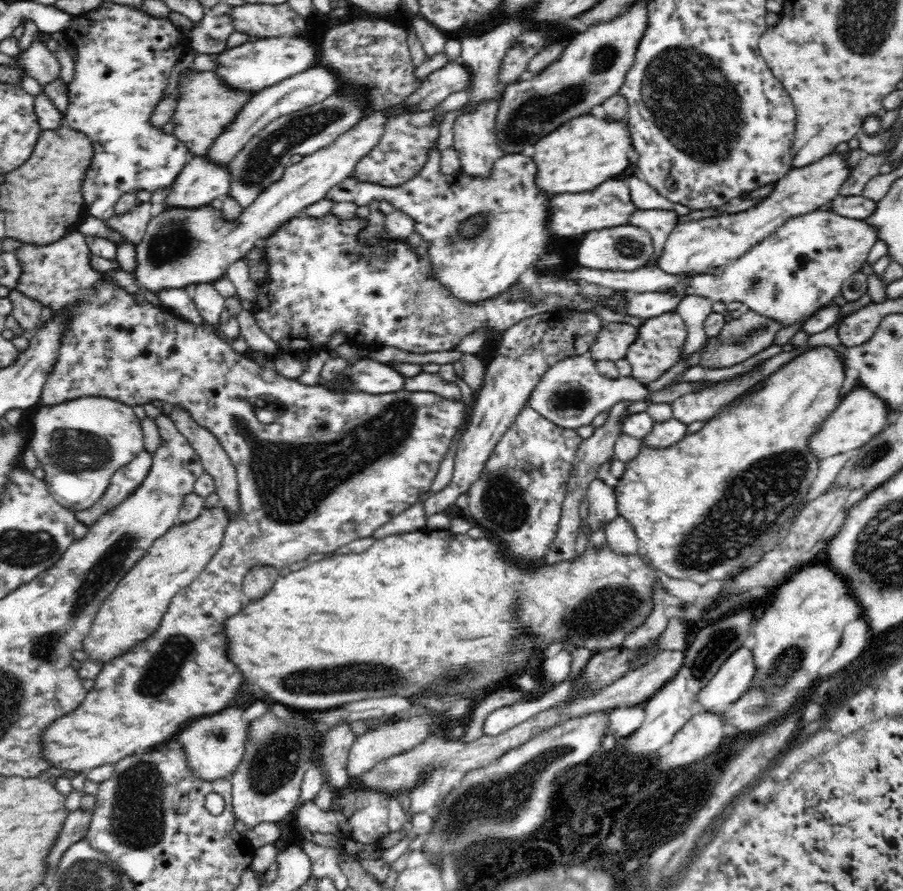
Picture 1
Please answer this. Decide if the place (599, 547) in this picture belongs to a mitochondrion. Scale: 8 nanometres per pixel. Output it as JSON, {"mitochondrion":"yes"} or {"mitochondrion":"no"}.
{"mitochondrion":"no"}

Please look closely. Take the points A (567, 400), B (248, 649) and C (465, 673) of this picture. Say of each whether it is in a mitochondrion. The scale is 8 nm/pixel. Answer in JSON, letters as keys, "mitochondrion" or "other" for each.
{"A":"mitochondrion","B":"other","C":"mitochondrion"}

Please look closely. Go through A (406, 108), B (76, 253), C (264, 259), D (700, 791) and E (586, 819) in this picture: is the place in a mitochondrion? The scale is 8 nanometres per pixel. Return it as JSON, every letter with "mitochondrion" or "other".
{"A":"other","B":"other","C":"other","D":"other","E":"other"}

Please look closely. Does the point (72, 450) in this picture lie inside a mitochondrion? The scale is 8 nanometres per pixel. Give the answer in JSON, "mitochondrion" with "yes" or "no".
{"mitochondrion":"yes"}

